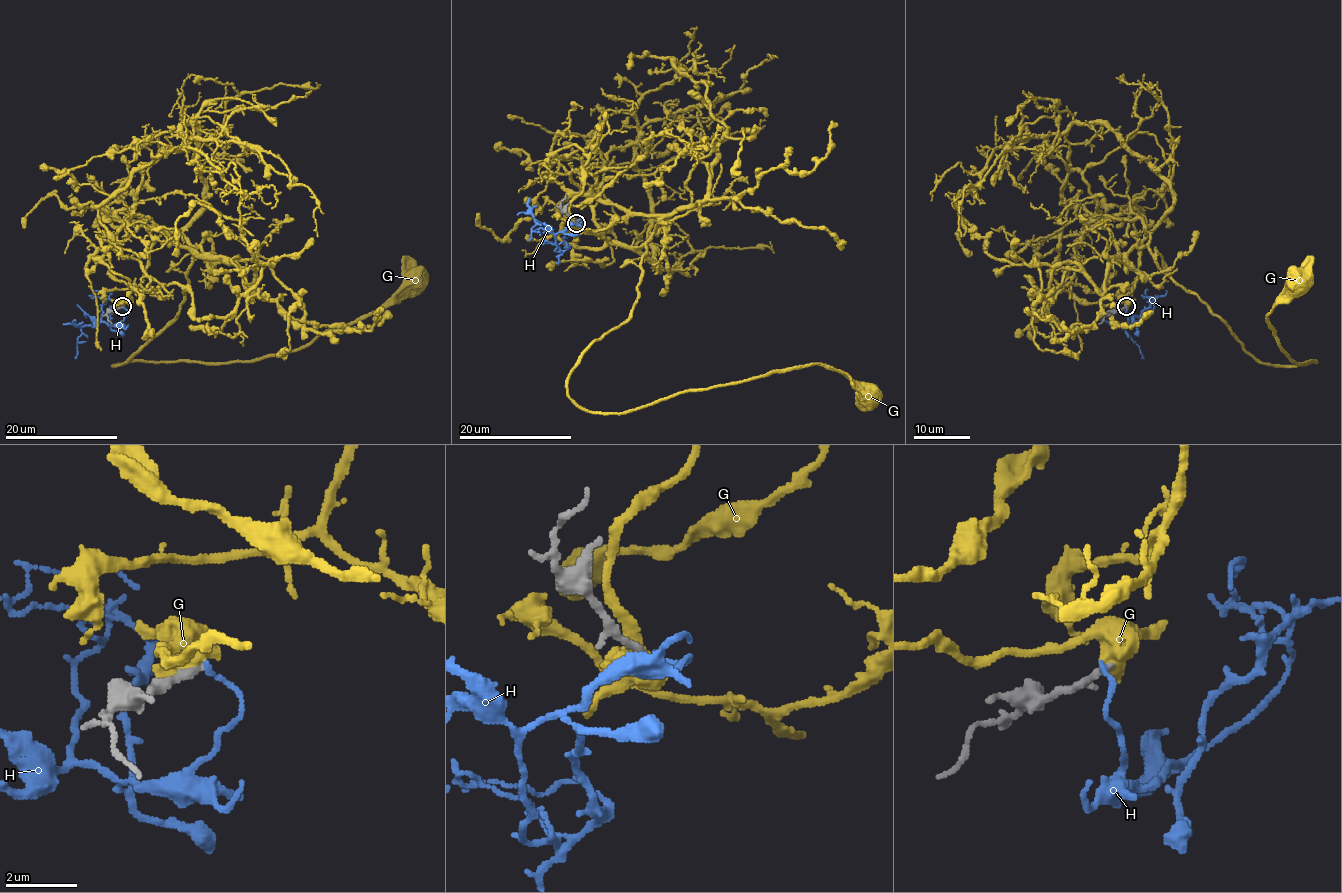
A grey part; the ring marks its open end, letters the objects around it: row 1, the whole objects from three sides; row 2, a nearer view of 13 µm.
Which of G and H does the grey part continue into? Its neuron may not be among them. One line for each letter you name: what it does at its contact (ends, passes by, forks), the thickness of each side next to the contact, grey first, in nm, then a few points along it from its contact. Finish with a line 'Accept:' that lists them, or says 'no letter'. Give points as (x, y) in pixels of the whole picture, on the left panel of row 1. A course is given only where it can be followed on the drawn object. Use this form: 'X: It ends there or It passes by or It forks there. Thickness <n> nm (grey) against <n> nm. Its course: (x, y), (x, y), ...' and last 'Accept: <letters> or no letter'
Accept: no letter

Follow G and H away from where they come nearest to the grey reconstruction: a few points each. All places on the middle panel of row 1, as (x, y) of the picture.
G: (574, 222), (597, 149), (573, 181), (646, 251), (579, 405), (812, 364), (870, 399)
H: (576, 222), (581, 223), (562, 230), (555, 239), (556, 251), (559, 251), (555, 244), (548, 242), (566, 242)

